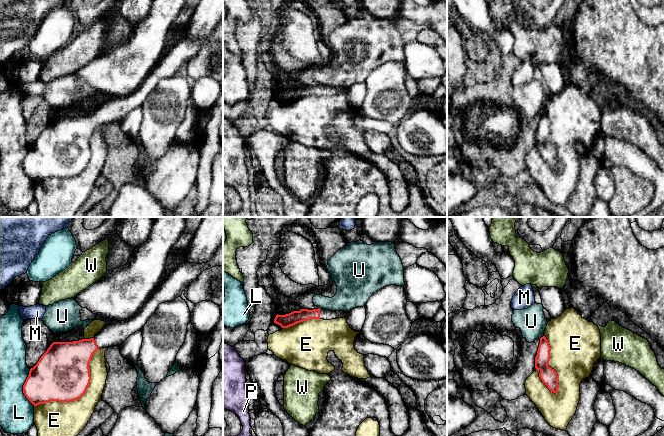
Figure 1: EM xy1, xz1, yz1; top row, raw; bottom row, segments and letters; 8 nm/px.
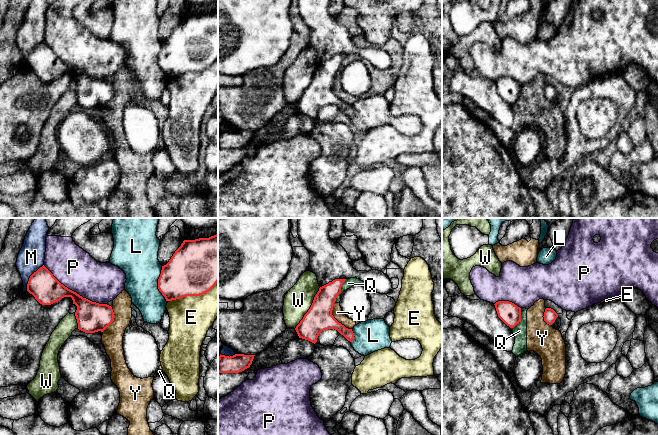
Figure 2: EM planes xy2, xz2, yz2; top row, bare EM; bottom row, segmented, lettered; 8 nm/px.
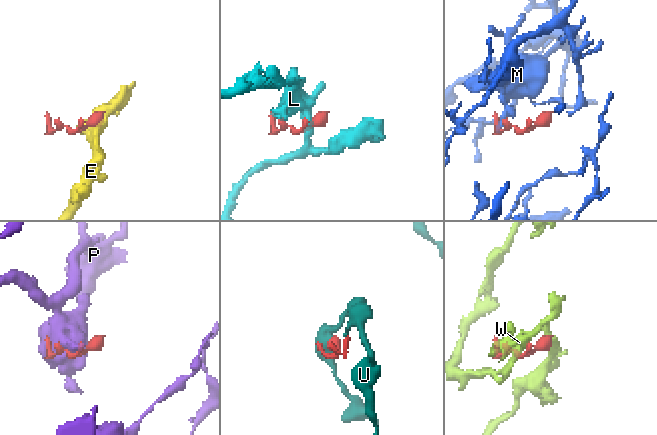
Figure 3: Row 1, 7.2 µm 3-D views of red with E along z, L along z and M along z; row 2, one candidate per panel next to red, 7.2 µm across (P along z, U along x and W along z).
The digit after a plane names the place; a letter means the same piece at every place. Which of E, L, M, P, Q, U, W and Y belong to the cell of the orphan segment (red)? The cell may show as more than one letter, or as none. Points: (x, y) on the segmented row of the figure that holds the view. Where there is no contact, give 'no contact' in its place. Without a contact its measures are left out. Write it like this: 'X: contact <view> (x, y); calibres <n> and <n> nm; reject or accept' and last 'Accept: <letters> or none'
E: contact xy1 (81, 396); calibres 440 and 280 nm; reject
L: contact xy1 (23, 387); calibres 360 and 280 nm; reject
M: contact xy2 (30, 277); calibres 240 and 220 nm; reject
P: contact xy2 (75, 292); calibres 240 and 320 nm; reject
Q: contact xz2 (340, 291); calibres 190 and 70 nm; reject
U: no contact; reject
W: contact xz2 (310, 308); calibres 220 and 220 nm; reject
Y: contact xz2 (334, 318); calibres 220 and 90 nm; reject
Accept: none

